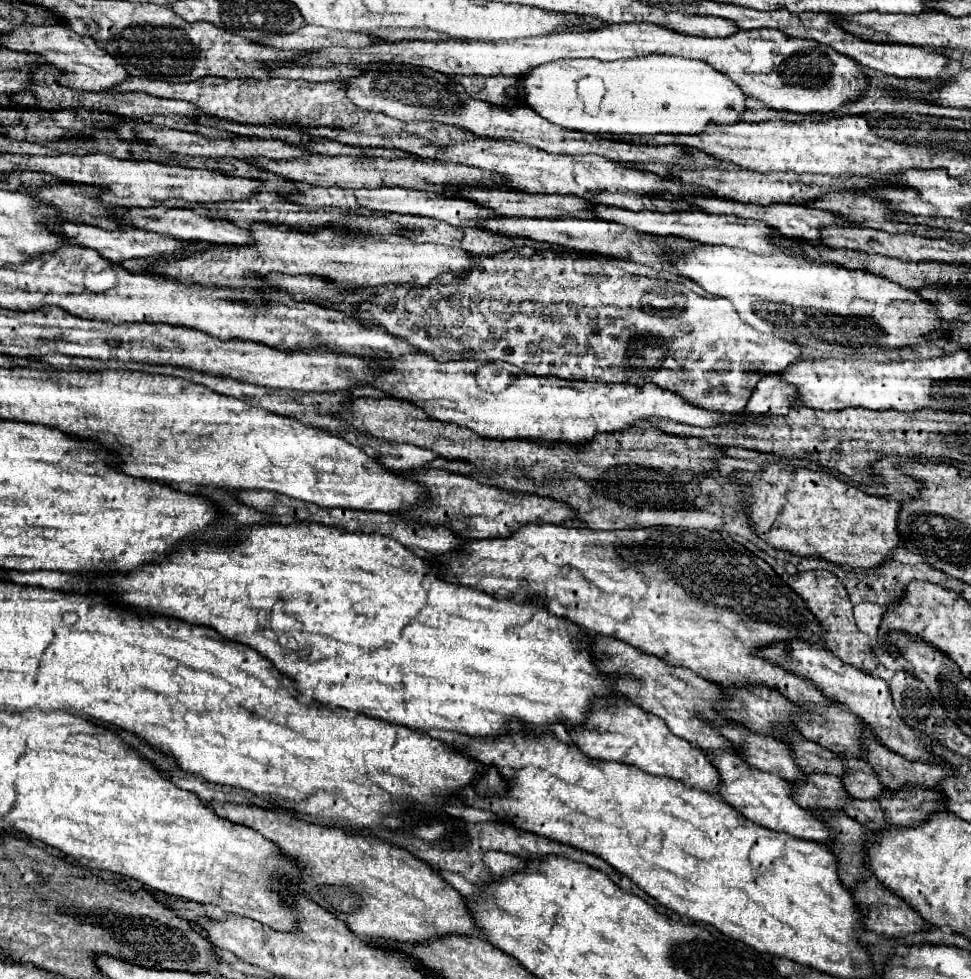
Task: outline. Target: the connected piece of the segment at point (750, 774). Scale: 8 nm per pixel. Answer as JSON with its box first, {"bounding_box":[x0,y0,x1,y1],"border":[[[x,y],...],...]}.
{"bounding_box":[711,752,833,844],"border":[[[715,752],[711,756],[713,766],[717,768],[719,776],[721,776],[721,798],[731,804],[737,812],[745,814],[751,822],[767,826],[771,830],[779,830],[779,832],[787,832],[795,838],[801,840],[813,840],[819,844],[831,844],[833,832],[825,826],[823,820],[819,820],[817,816],[813,816],[809,810],[801,808],[795,798],[793,798],[793,786],[769,772],[757,770],[757,768],[749,768],[747,762],[743,762],[739,756],[731,754],[731,752]]]}

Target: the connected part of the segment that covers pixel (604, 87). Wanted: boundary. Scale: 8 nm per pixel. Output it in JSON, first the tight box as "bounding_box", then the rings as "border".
{"bounding_box":[525,56,747,140],"border":[[[639,56],[639,58],[627,58],[627,60],[613,60],[613,62],[603,62],[603,60],[595,60],[595,58],[587,58],[587,60],[557,60],[557,62],[549,62],[543,64],[539,68],[533,68],[527,76],[525,76],[525,100],[527,104],[543,114],[549,122],[567,128],[567,130],[577,130],[577,132],[589,132],[589,134],[597,134],[601,138],[611,138],[611,136],[623,136],[625,140],[631,140],[631,136],[655,136],[655,134],[701,134],[705,132],[705,128],[709,124],[715,126],[729,126],[735,124],[743,118],[745,114],[745,100],[747,94],[739,88],[739,84],[735,84],[727,74],[717,72],[711,64],[701,62],[701,60],[689,60],[689,58],[681,58],[681,56]]]}

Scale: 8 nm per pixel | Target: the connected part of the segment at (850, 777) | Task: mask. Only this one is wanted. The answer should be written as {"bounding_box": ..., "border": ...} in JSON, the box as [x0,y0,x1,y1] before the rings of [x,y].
{"bounding_box":[843,756,889,800],"border":[[[843,756],[847,762],[847,770],[849,774],[843,778],[843,784],[847,788],[847,792],[851,792],[853,798],[857,800],[879,800],[885,792],[889,792],[875,768],[871,764],[867,764],[867,760],[855,760],[855,758],[847,758]]]}

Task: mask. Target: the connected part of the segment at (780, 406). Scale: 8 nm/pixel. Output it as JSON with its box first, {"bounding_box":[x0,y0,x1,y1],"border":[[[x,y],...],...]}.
{"bounding_box":[747,374,799,416],"border":[[[763,374],[757,382],[747,412],[767,414],[767,416],[785,416],[793,404],[797,404],[799,392],[793,384],[785,382],[779,374]]]}

